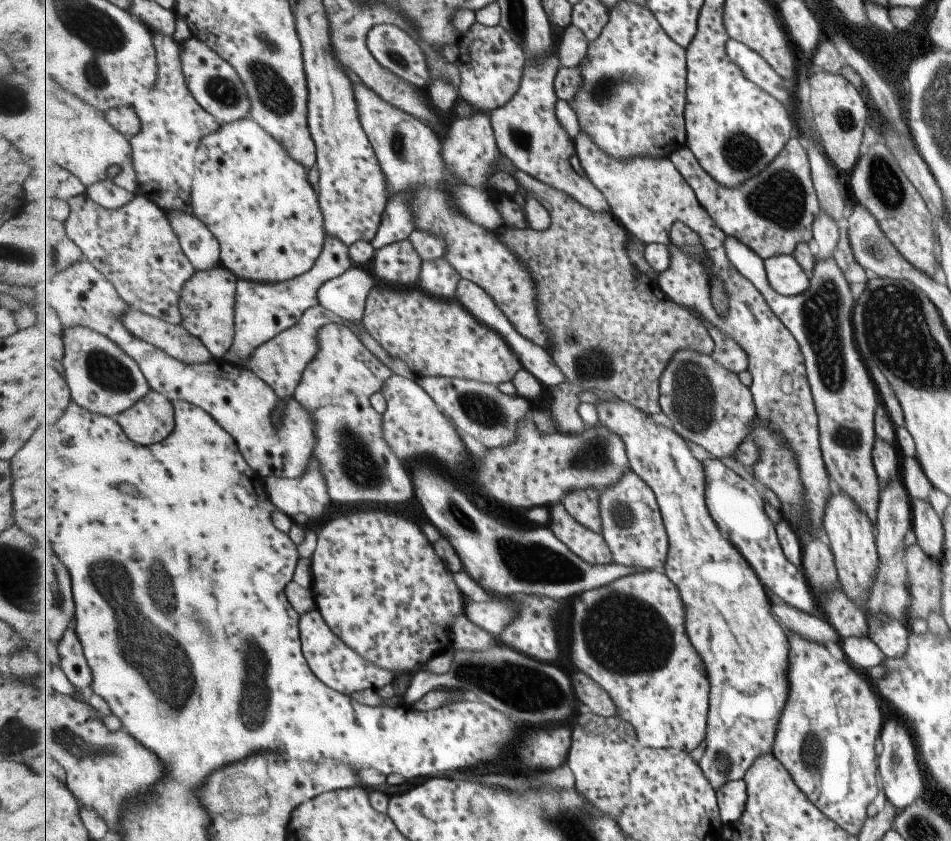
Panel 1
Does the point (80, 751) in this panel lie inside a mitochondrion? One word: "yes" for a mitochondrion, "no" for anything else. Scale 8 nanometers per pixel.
yes

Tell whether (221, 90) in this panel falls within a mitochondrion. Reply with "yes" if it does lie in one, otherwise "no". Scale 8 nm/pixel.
yes

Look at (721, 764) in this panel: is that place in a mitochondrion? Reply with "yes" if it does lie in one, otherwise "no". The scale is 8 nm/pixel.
yes

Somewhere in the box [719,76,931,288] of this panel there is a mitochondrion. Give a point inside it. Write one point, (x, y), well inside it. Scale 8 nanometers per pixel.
(779, 199)

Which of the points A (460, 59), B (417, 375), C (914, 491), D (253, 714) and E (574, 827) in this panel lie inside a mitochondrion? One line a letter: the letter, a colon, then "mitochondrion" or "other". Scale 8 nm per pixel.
A: other
B: other
C: other
D: mitochondrion
E: mitochondrion

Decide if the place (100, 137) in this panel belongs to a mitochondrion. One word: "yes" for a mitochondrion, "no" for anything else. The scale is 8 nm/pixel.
no

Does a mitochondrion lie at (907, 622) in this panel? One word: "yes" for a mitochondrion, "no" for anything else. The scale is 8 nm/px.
no

